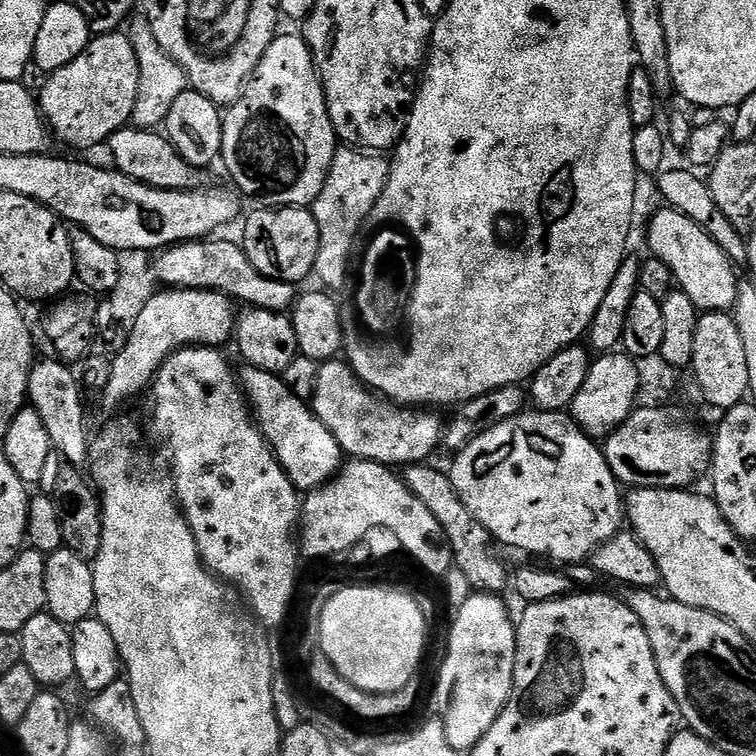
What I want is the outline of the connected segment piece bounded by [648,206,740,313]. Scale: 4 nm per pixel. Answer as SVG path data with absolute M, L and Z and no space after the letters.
M667 206L661 207L661 212L648 224L648 248L655 259L666 262L674 274L679 291L686 293L690 302L701 313L728 312L735 309L736 295L740 289L734 261L727 256L704 232L698 222L686 218L678 210Z

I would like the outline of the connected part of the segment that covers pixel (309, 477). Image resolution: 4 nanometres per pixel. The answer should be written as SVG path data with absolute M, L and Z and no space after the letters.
M248 366L239 373L244 395L255 415L260 432L268 439L278 462L286 470L290 482L301 493L307 494L328 483L342 467L344 451L338 446L334 434L312 411L309 401L298 398L290 386L274 372Z

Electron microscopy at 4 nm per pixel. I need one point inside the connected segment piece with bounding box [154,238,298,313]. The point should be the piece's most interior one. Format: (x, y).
(217, 265)

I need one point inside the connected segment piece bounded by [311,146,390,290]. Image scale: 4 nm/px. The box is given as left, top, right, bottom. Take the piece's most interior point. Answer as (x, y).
(356, 178)

